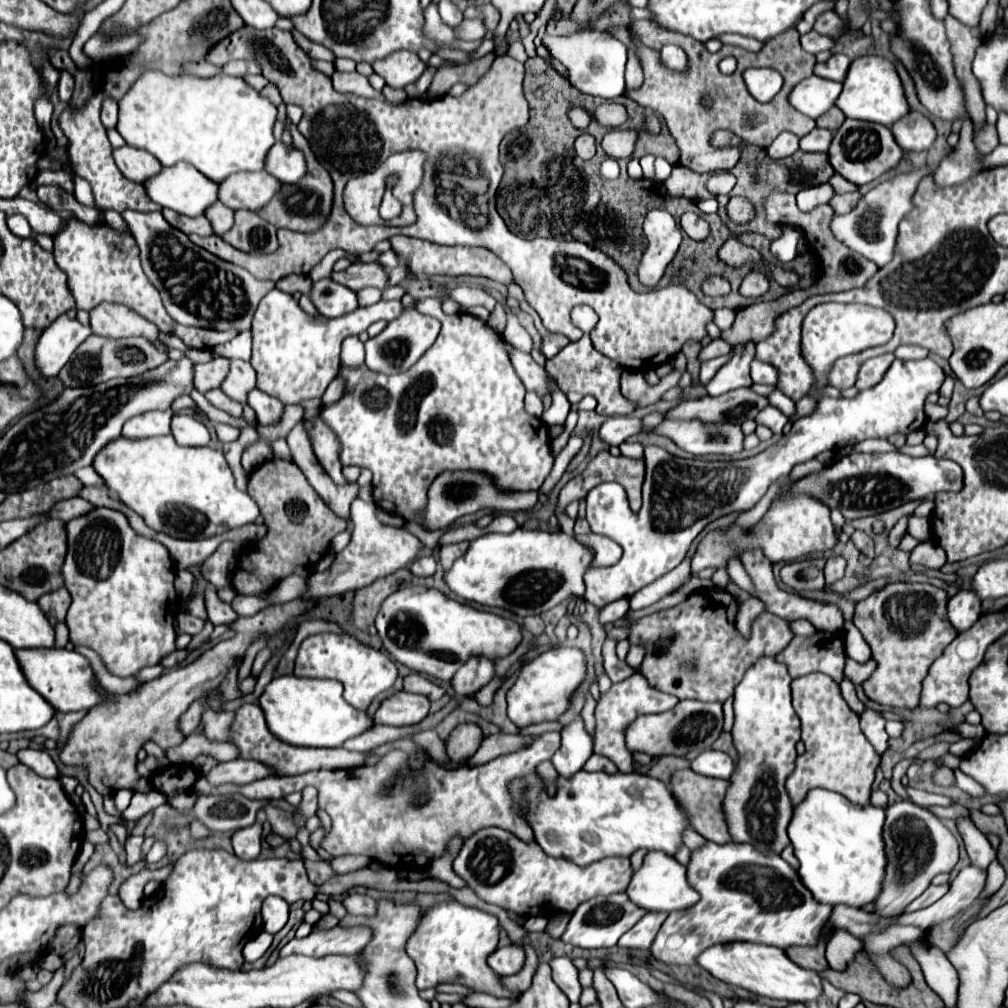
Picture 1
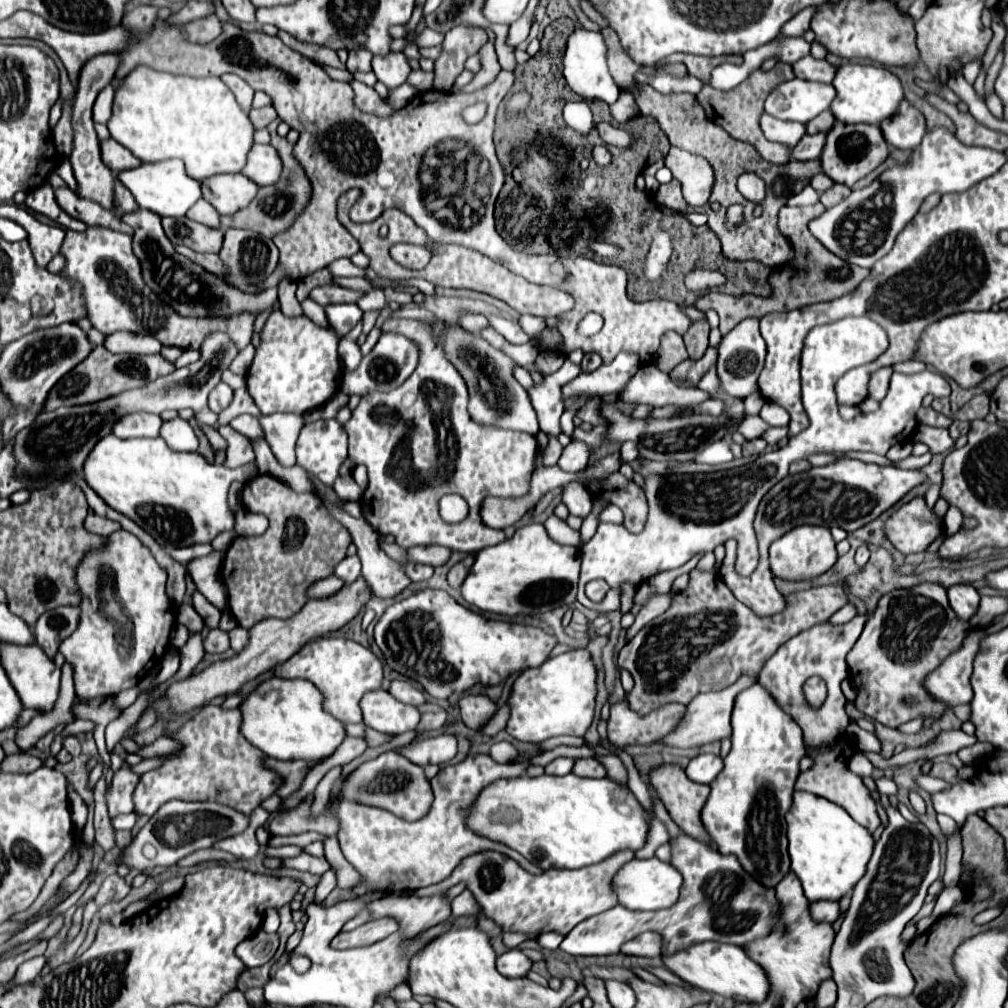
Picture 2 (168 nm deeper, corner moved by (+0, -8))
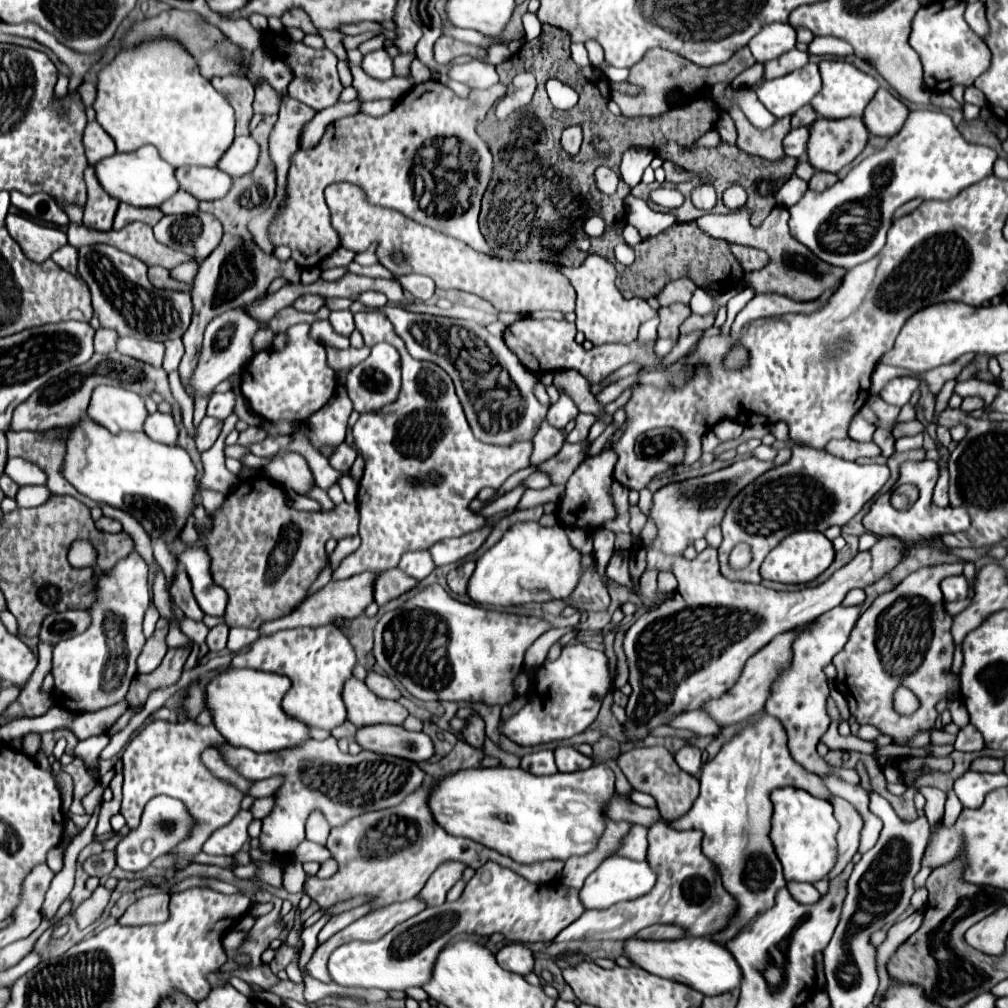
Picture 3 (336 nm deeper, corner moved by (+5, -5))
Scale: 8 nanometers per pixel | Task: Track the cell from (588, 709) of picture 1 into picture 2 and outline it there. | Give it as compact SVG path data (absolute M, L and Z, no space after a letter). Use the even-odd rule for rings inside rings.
M609 754L609 756L597 756L597 758L605 764L605 768L607 768L607 776L609 776L613 782L627 786L627 770L625 770L623 762L621 762L617 756Z

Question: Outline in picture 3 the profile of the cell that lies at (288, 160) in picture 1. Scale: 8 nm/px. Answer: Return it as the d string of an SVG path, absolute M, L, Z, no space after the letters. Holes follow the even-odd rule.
M246 135L234 139L232 147L224 153L218 167L226 171L230 177L242 177L252 173L258 159L260 159L260 145L254 139L250 139L250 135Z

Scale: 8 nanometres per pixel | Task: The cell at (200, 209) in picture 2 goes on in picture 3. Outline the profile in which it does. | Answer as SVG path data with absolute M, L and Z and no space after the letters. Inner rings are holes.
M178 191L170 201L162 203L160 209L164 211L164 215L172 215L172 213L182 213L182 215L188 215L188 213L196 213L198 211L198 199L192 197L190 193L186 191Z

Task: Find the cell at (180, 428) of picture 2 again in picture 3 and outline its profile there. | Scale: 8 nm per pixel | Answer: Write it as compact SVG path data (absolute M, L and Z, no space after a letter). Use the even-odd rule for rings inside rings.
M156 411L154 415L148 415L144 423L144 433L154 439L156 443L164 445L176 445L178 443L178 425L172 415Z

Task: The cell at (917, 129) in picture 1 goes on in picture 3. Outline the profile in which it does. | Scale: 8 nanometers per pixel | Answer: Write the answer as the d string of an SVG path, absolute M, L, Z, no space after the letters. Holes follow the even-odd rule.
M878 89L878 93L864 111L864 123L872 135L890 139L904 127L908 113L908 107L898 101L890 91Z

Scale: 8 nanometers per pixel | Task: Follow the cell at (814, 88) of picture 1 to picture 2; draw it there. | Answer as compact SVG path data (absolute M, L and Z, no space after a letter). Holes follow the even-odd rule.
M793 78L779 84L765 100L765 112L779 120L809 122L817 114L829 108L835 98L835 88L831 84Z

